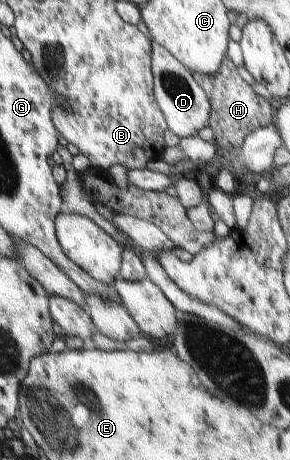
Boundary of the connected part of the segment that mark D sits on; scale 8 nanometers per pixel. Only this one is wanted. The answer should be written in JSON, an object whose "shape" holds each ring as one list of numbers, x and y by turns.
{"shape":[[152,41,152,70,155,78,155,96,168,122,169,129,180,138,198,134,204,126,210,126,213,105,211,97,195,78,195,73,184,66,162,44]]}

